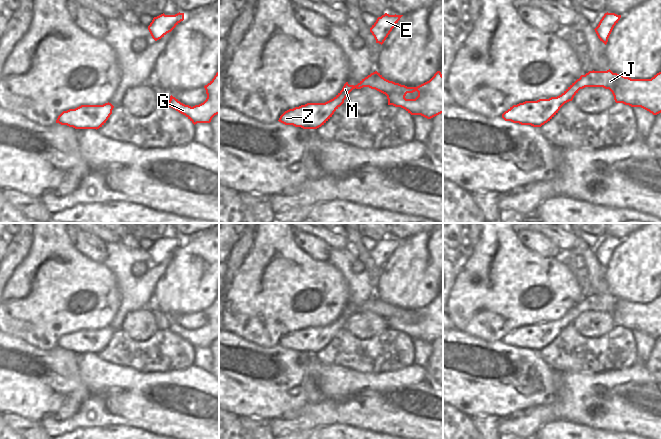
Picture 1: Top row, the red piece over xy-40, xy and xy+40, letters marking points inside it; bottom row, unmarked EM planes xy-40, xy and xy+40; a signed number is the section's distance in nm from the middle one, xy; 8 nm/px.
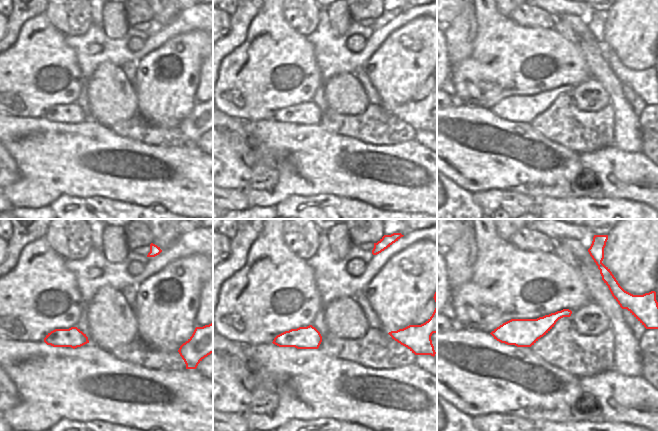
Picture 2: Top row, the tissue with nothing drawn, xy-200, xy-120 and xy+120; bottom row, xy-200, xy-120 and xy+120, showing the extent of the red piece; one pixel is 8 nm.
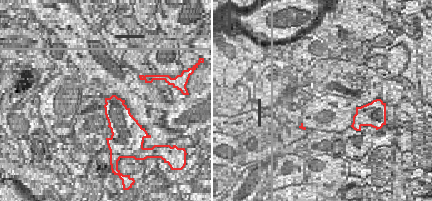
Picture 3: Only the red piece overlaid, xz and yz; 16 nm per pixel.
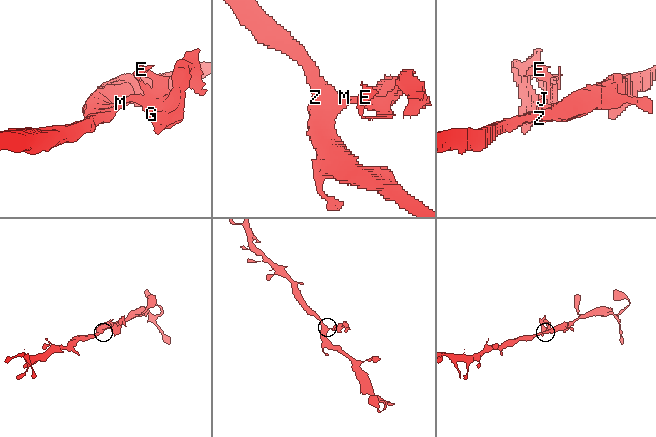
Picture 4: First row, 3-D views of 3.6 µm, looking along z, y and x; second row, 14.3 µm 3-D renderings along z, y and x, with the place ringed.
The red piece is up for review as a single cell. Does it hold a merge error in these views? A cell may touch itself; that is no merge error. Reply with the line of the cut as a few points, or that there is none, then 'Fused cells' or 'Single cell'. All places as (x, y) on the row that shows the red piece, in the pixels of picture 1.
Split along xy+40 (576, 80), (580, 88). Fused cells.

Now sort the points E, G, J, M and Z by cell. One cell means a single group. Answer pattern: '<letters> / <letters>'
E G J / M Z

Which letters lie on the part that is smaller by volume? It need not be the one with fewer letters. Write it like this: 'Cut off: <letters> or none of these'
Cut off: E, G, J.

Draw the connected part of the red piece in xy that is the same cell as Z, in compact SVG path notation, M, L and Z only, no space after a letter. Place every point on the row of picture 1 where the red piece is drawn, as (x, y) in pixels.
M346 82L342 90L333 99L325 103L307 103L289 109L280 116L278 121L303 129L317 129L332 117L353 89L355 86Z

